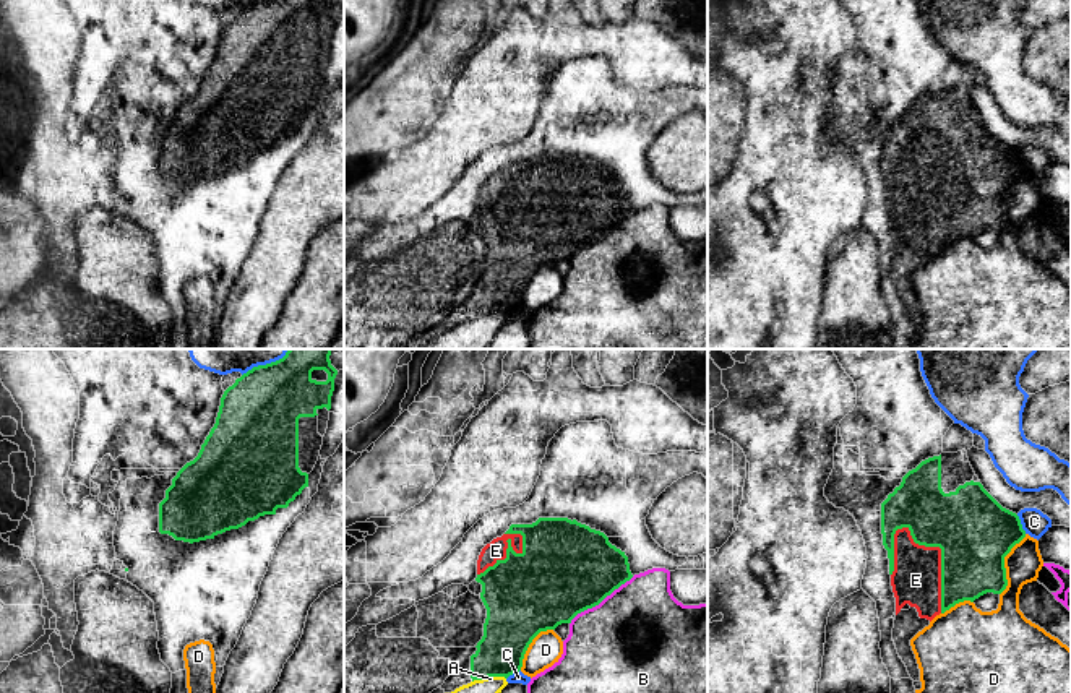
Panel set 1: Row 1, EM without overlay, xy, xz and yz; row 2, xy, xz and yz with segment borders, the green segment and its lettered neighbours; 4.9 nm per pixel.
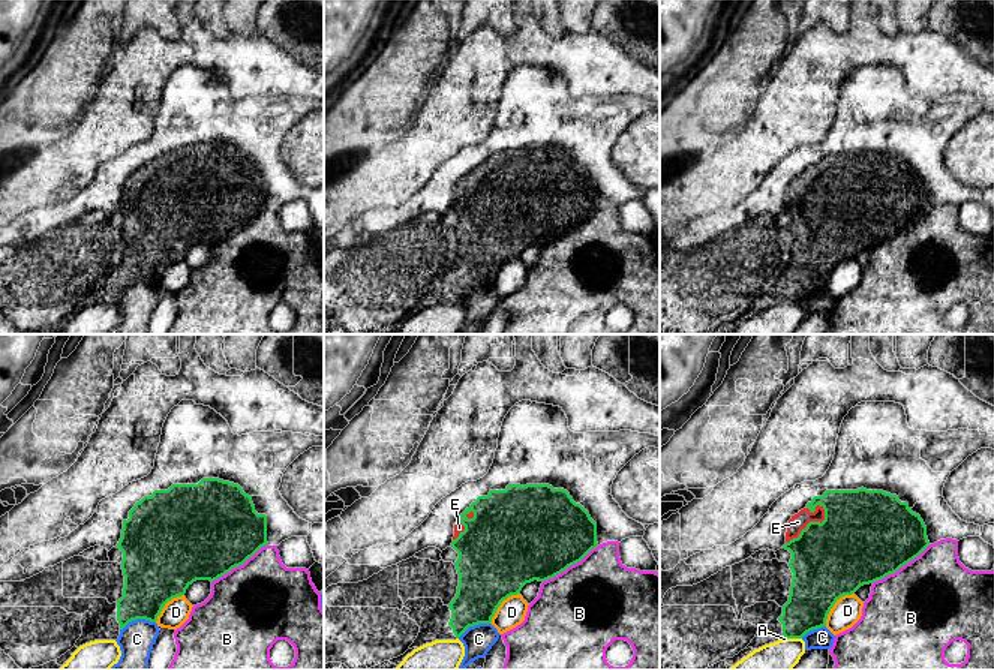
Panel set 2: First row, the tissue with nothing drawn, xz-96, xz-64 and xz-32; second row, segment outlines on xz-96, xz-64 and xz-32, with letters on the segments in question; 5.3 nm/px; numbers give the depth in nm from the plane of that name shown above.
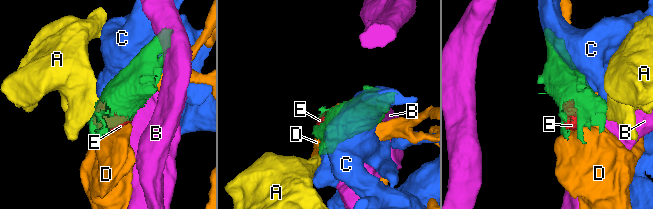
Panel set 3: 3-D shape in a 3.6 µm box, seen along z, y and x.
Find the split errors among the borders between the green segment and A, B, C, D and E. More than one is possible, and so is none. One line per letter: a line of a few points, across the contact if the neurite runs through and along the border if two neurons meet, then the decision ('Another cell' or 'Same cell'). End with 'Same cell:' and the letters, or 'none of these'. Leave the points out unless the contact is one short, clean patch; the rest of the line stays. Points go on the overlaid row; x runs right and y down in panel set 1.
A: Line: xz (505, 677), (482, 677), (473, 682). Another cell
B: Another cell
C: Another cell
D: Another cell
E: Same cell
Same cell: E

